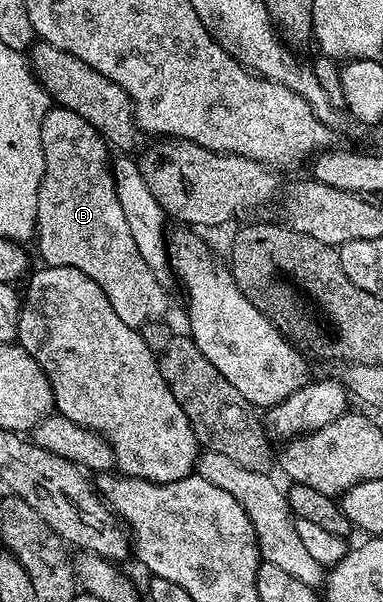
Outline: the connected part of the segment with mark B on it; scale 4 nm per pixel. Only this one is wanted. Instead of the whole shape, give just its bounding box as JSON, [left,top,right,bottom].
[35,105,167,329]

